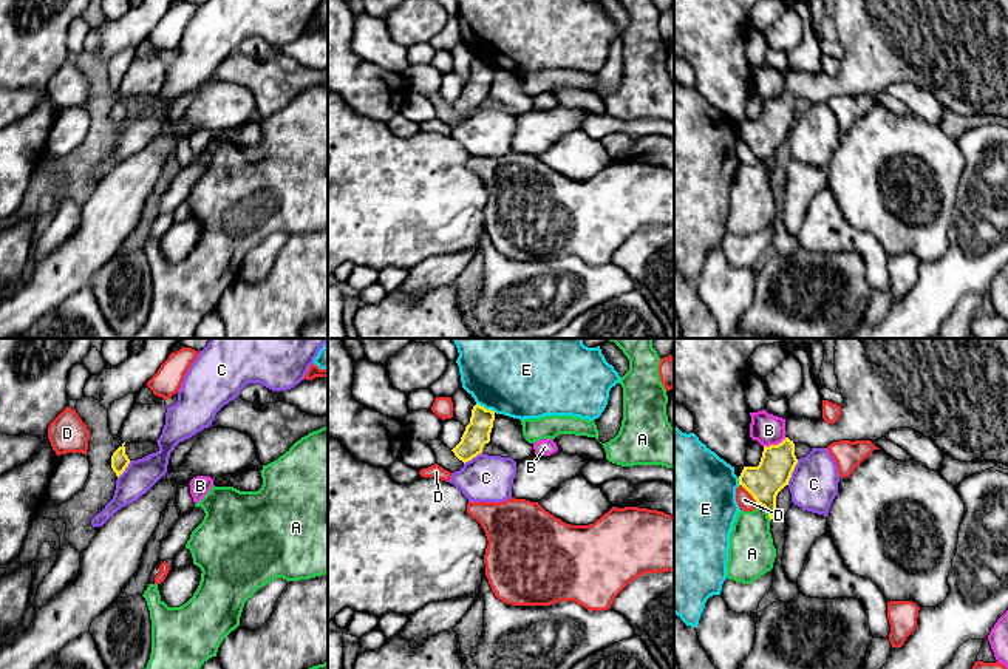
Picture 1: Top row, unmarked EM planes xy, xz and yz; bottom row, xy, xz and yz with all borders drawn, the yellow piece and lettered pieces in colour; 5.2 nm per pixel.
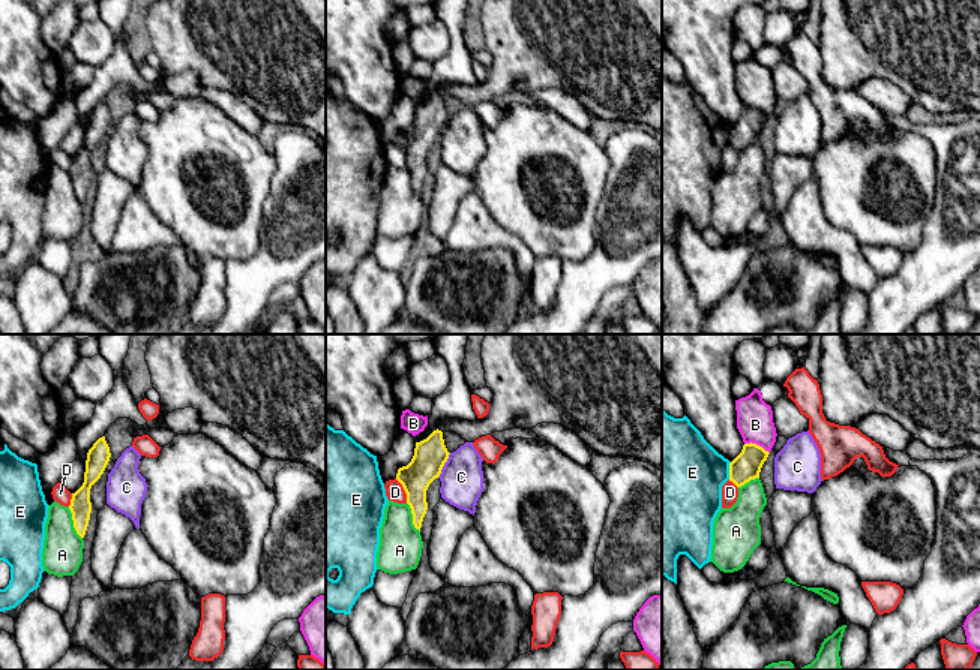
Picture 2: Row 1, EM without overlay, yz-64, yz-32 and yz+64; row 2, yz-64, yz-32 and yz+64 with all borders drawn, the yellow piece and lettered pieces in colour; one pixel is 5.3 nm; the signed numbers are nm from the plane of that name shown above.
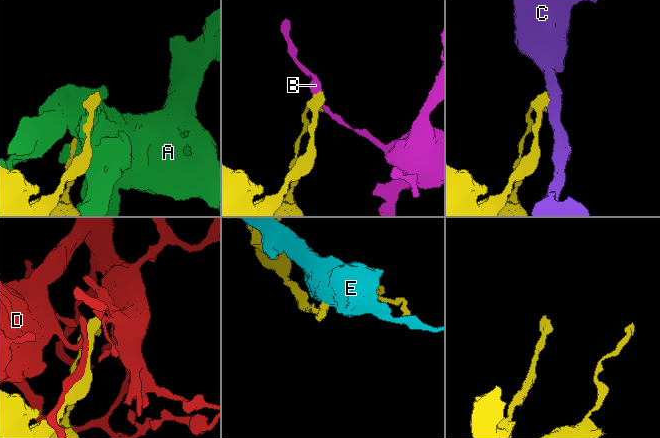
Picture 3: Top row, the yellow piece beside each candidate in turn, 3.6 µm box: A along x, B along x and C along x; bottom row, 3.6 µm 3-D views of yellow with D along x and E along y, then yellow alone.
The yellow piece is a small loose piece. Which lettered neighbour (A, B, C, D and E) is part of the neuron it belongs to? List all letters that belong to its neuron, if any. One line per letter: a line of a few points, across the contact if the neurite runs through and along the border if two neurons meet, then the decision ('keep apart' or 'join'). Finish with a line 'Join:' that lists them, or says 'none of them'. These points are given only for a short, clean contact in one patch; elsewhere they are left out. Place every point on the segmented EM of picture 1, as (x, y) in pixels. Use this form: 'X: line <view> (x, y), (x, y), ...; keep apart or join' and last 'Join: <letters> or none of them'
A: keep apart
B: line yz (786, 438), (764, 447); keep apart
C: line yz (798, 459), (787, 484); keep apart
D: keep apart
E: keep apart
Join: none of them

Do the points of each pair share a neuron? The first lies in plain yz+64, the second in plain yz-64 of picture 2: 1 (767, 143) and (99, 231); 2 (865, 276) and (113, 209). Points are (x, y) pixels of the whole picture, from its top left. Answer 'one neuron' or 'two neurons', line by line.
1: two neurons
2: two neurons

